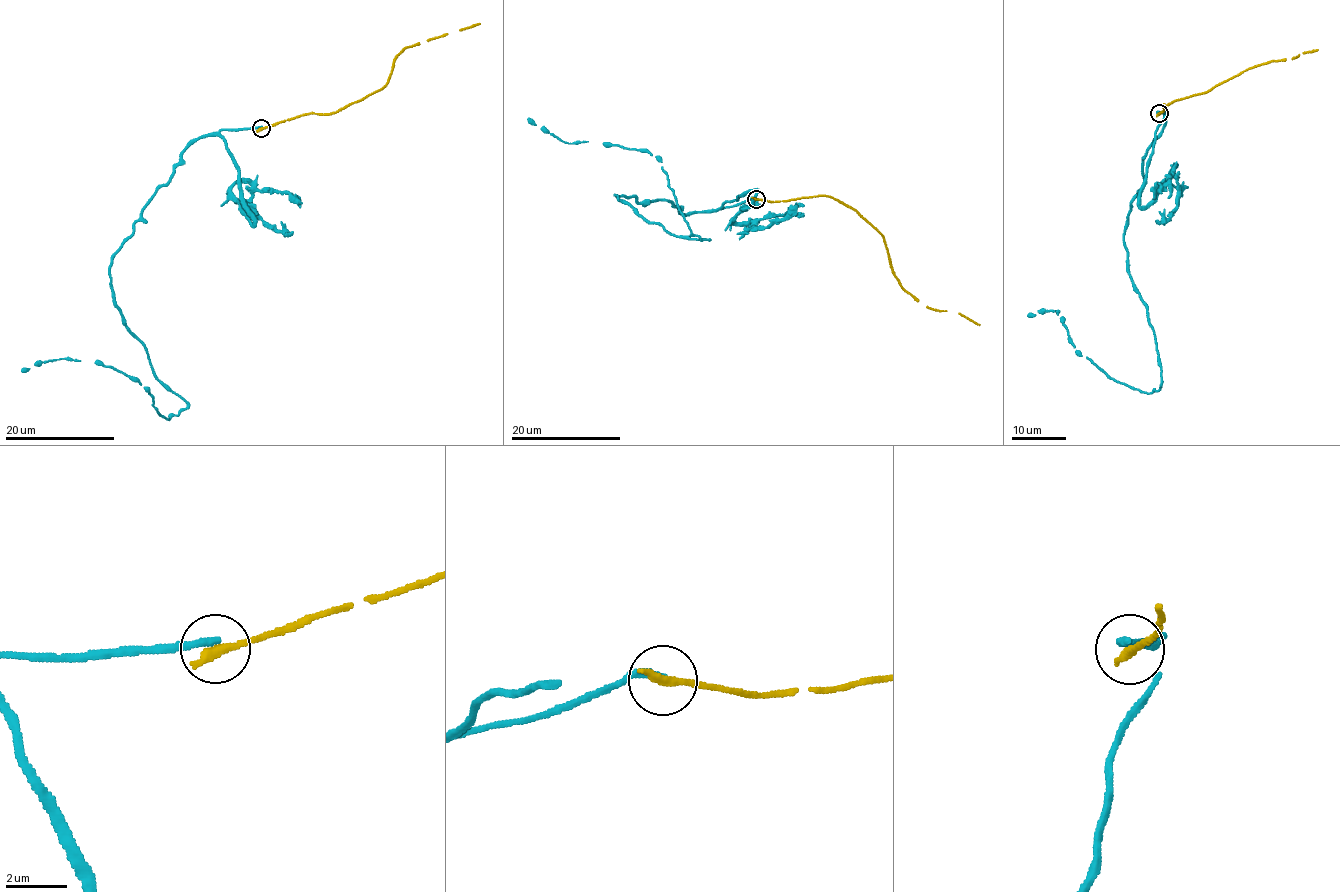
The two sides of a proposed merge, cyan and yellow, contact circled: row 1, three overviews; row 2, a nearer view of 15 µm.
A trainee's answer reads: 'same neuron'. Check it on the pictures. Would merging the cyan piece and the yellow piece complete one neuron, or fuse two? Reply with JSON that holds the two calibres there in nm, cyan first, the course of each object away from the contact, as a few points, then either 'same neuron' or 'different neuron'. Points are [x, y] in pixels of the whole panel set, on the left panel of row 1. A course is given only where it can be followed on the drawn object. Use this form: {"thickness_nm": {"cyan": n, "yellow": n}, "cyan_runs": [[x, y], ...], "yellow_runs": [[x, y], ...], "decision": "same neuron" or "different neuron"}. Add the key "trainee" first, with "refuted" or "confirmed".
{"trainee": "refuted", "thickness_nm": {"cyan": 260, "yellow": 360}, "cyan_runs": [[261, 127], [198, 137], [109, 268], [114, 306], [181, 411], [167, 420], [137, 381], [94, 362], [22, 371]], "yellow_runs": [[261, 128], [309, 113], [333, 113], [357, 102], [382, 89], [401, 50], [480, 23]], "decision": "different neuron"}

